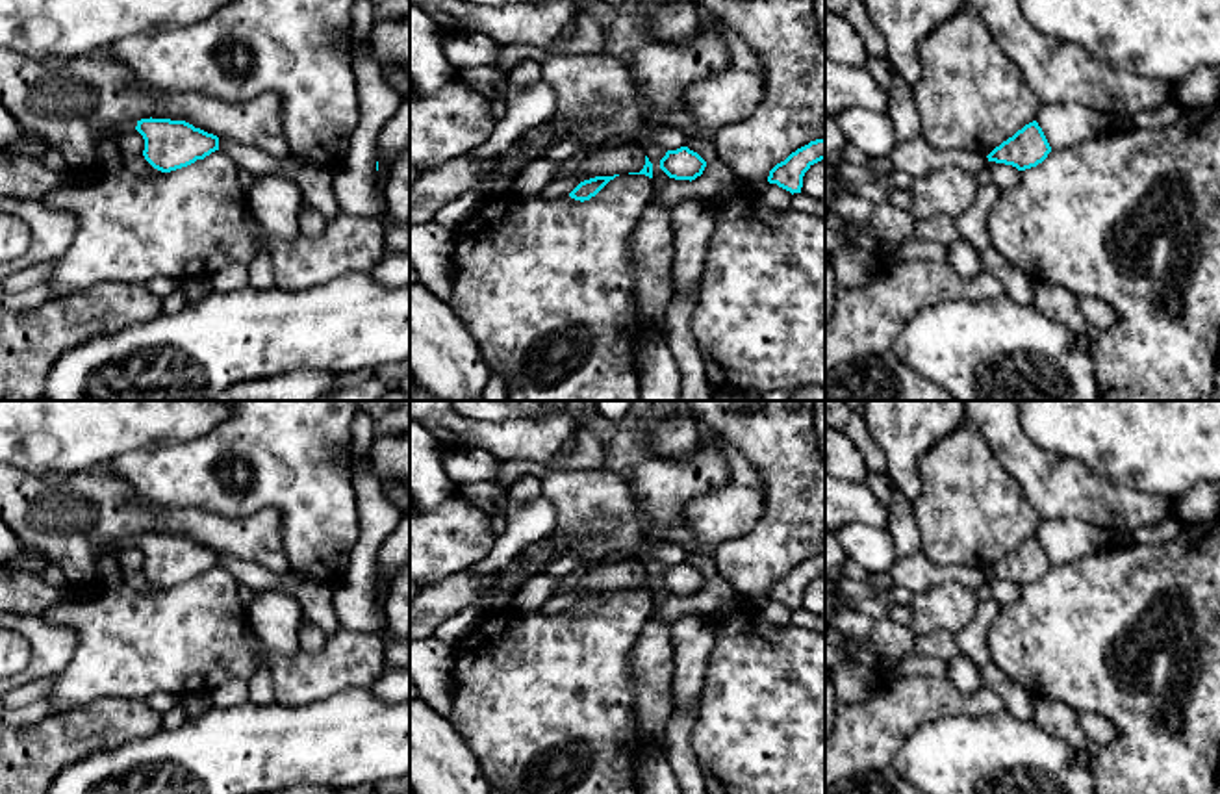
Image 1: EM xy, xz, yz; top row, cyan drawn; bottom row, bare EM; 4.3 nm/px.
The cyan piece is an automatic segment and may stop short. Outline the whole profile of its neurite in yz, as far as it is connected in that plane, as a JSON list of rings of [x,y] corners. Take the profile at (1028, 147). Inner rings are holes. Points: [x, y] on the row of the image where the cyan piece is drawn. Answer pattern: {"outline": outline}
{"outline": [[[1036,121],[1025,124],[1012,137],[996,147],[986,158],[988,161],[1012,165],[1025,171],[1042,163],[1051,147]]]}

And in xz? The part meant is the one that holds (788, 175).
{"outline": [[[825,137],[810,141],[777,163],[769,171],[768,182],[777,184],[792,195],[801,193],[805,173],[821,160],[825,160]]]}

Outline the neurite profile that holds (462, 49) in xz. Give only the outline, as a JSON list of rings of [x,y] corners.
[[[478,32],[443,33],[441,41],[447,61],[456,69],[497,65],[499,45]]]

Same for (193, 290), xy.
[[[198,276],[184,282],[185,304],[191,304],[211,291],[210,276]]]

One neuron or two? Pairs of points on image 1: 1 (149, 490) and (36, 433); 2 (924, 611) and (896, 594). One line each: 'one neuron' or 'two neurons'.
1: two neurons
2: two neurons

